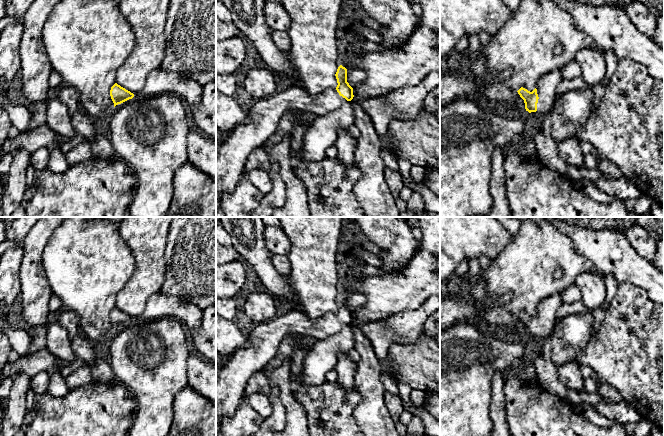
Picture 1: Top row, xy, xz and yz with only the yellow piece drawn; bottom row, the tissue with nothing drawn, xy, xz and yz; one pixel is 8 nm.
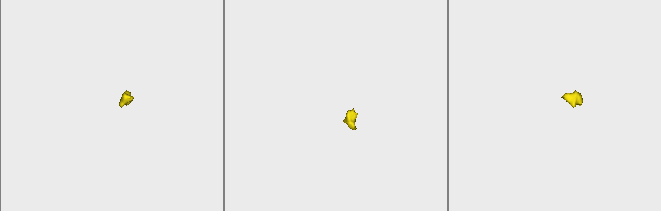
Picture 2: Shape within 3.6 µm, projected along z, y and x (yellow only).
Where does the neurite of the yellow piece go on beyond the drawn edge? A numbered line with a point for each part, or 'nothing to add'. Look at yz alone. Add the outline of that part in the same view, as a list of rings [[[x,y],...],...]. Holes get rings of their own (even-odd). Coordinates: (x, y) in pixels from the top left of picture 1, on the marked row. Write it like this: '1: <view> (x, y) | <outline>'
1: yz (546, 86) | [[[552,70],[540,77],[536,89],[538,94],[537,111],[546,115],[553,110],[556,100],[556,89],[562,80],[561,70]]]

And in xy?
nothing to add

